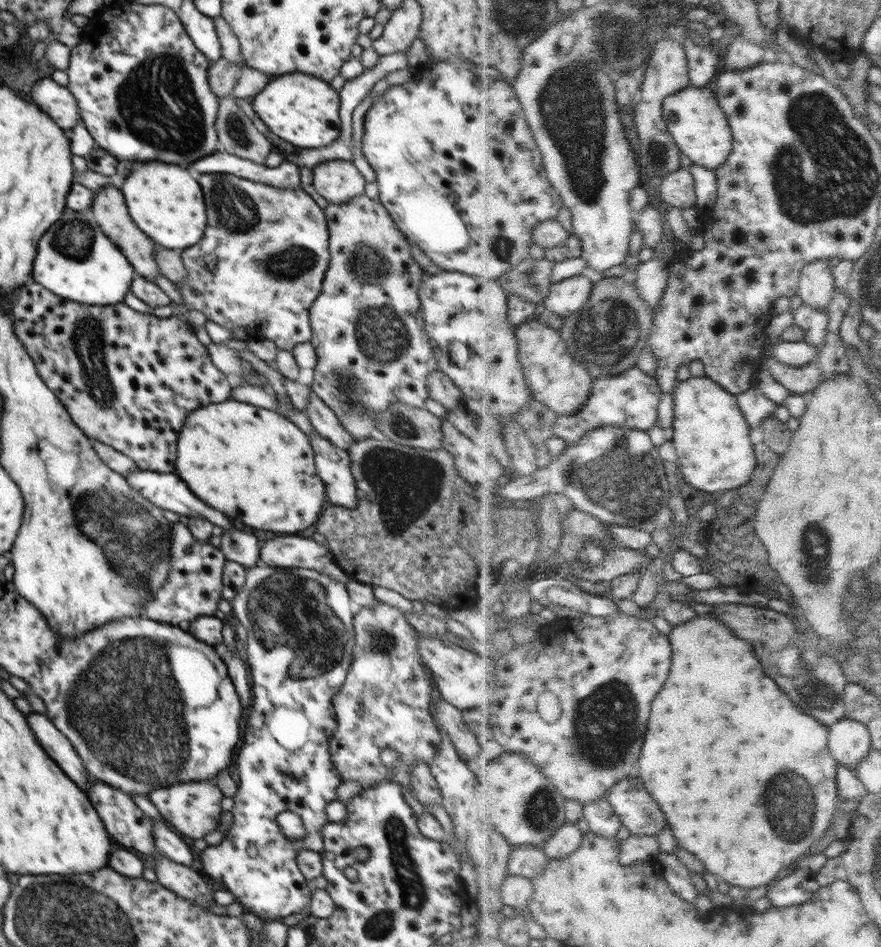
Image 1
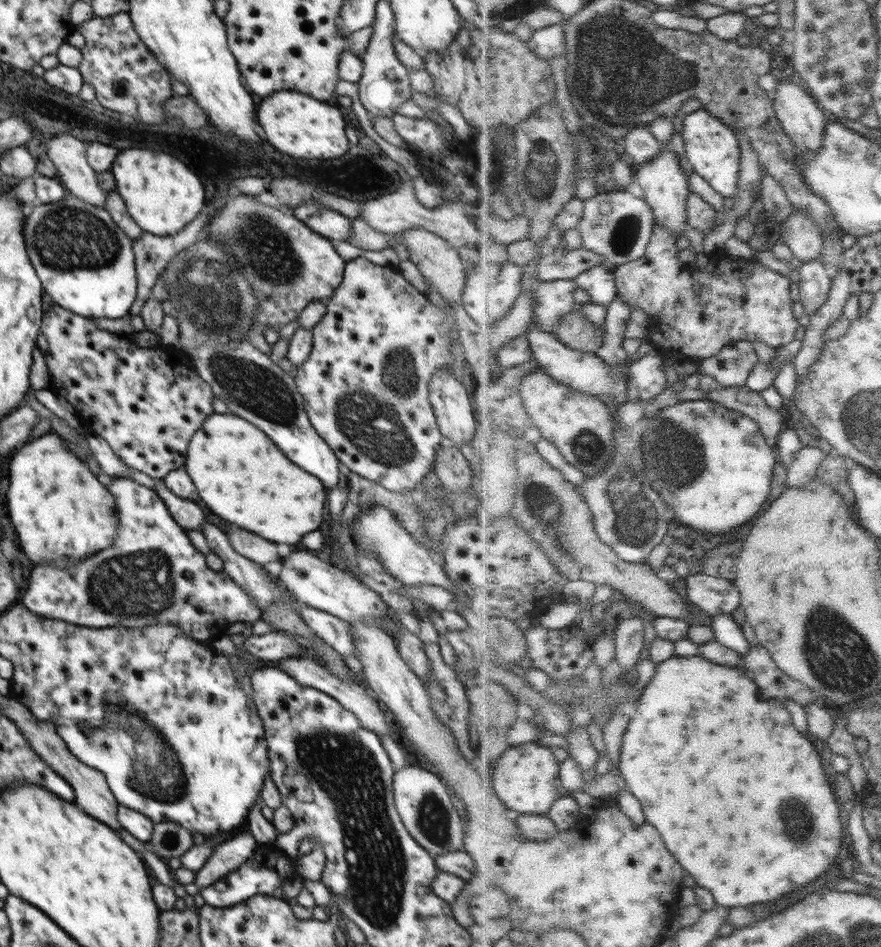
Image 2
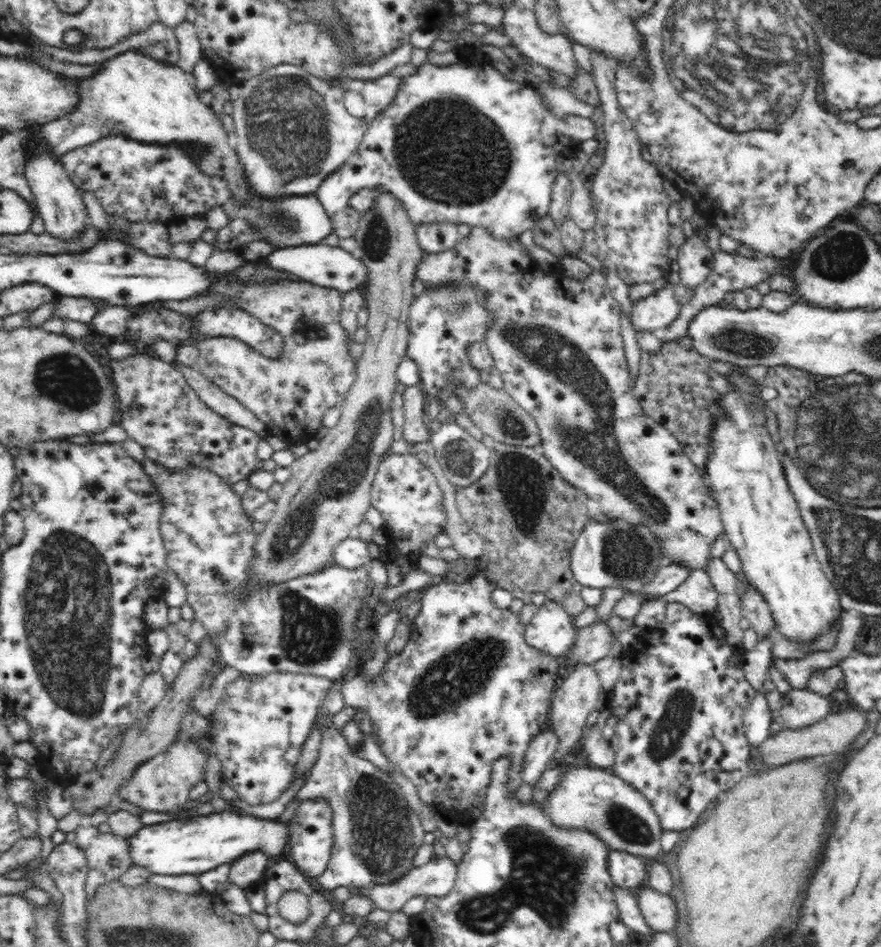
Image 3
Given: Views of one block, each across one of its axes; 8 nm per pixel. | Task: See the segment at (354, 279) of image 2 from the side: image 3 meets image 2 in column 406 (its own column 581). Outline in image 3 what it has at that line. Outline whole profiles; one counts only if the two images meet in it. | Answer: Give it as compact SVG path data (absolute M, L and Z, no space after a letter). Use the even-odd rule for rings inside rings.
M481 226L472 227L470 234L458 240L454 248L442 250L442 252L429 253L427 261L421 259L416 266L416 276L424 286L424 289L436 289L437 286L450 283L450 285L478 285L482 293L486 293L486 309L492 313L494 322L485 329L485 344L492 354L495 369L502 377L503 390L514 399L522 409L524 409L538 425L540 433L540 445L538 449L544 457L554 466L559 477L575 489L582 491L587 497L598 502L598 508L609 520L625 520L632 526L648 526L650 532L655 534L658 544L661 546L661 553L664 558L674 564L681 564L690 570L705 570L710 560L710 544L716 540L720 533L724 533L724 525L721 523L719 505L712 497L712 490L706 481L703 472L686 456L678 442L678 439L666 430L665 426L658 424L650 415L642 410L637 396L634 395L634 382L631 382L628 373L628 361L626 361L626 350L624 350L624 340L622 337L622 324L620 320L620 303L612 296L608 290L606 277L599 272L593 271L586 279L579 280L554 272L543 273L538 262L530 256L526 247L518 238L494 238L488 230Z

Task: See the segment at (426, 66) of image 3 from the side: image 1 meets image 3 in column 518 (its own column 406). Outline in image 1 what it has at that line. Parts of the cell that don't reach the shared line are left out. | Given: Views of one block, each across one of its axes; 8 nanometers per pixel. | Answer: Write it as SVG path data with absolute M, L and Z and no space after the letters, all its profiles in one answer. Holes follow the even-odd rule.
M491 58L487 60L434 60L420 80L405 82L400 86L390 86L389 89L365 113L364 137L362 150L366 160L376 172L379 201L388 211L391 219L399 230L408 238L412 245L416 244L440 268L445 271L458 271L478 278L500 279L511 270L520 266L525 260L532 258L532 246L536 243L537 226L544 221L558 219L565 207L563 195L551 181L545 165L543 150L536 142L536 136L528 124L528 118L523 102L516 92L513 83L502 74L498 64Z

